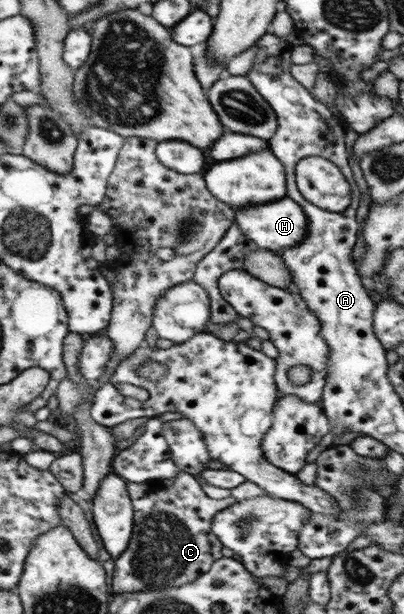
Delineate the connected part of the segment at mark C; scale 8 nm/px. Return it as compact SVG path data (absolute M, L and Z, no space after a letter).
M184 471L179 472L174 479L164 479L151 485L127 482L127 492L134 510L134 530L126 552L114 562L112 591L115 594L126 592L142 592L143 590L164 590L184 586L187 582L194 582L200 574L204 574L216 560L223 558L223 545L212 532L213 519L220 510L233 506L235 502L252 500L269 496L258 484L245 481L237 489L230 490L230 496L224 500L212 500L202 490L200 483L193 475Z

